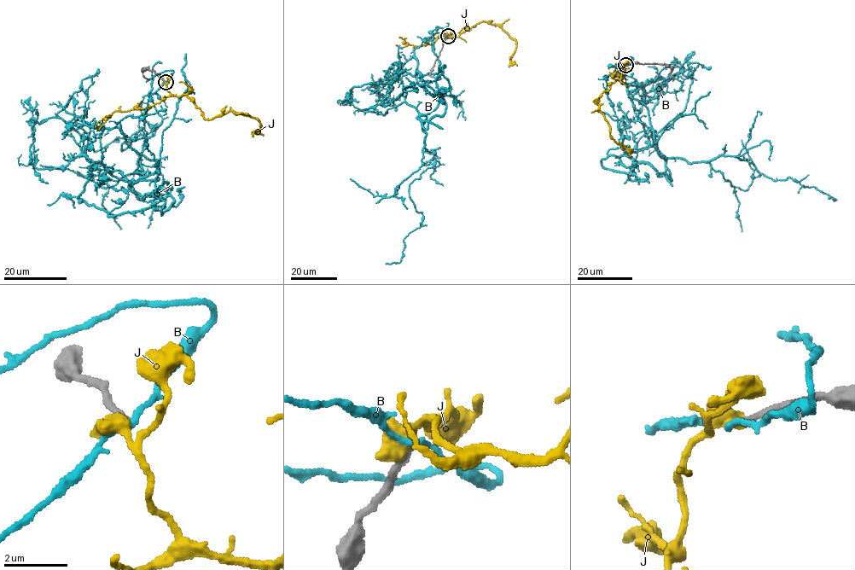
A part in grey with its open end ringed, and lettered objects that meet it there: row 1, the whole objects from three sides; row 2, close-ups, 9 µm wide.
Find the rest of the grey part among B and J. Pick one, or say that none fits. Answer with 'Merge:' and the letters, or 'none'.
Merge: none

